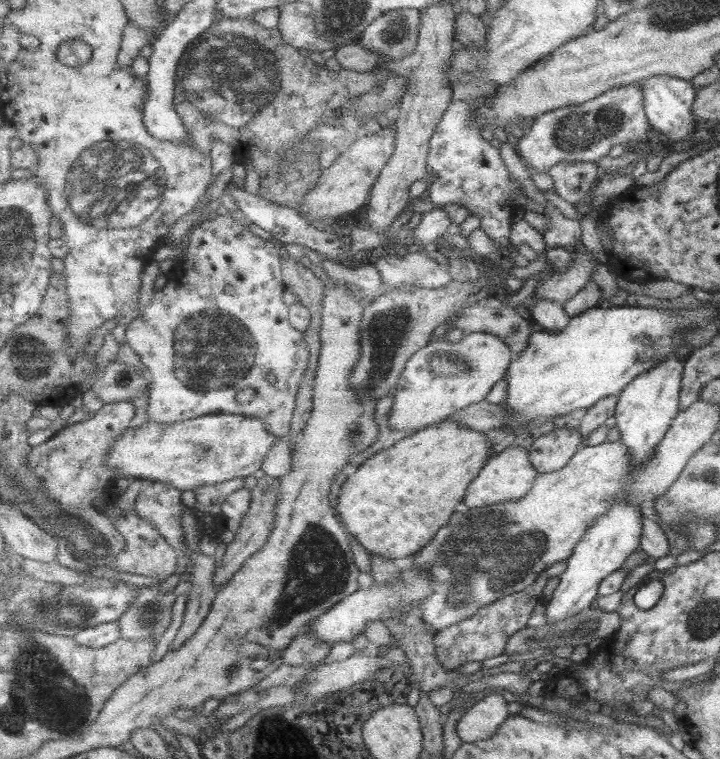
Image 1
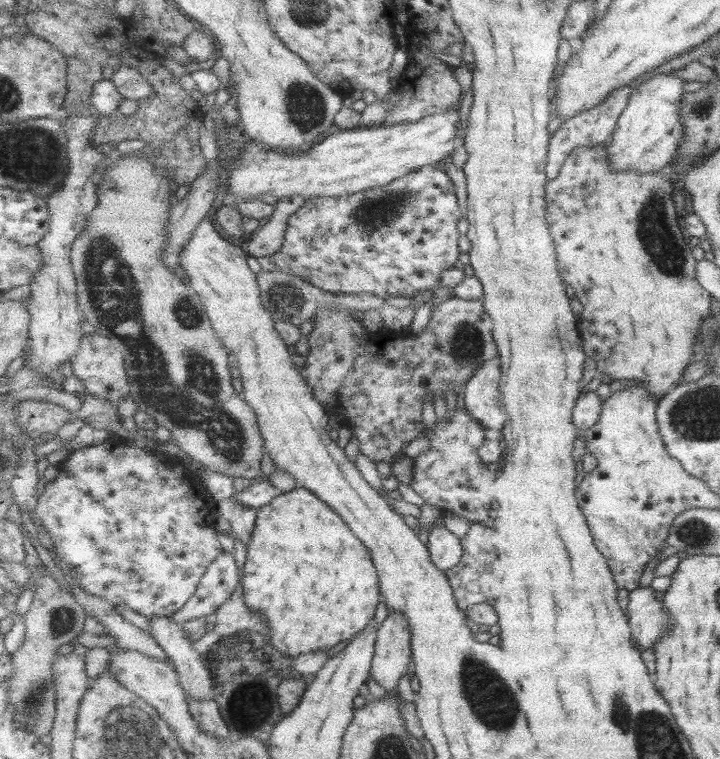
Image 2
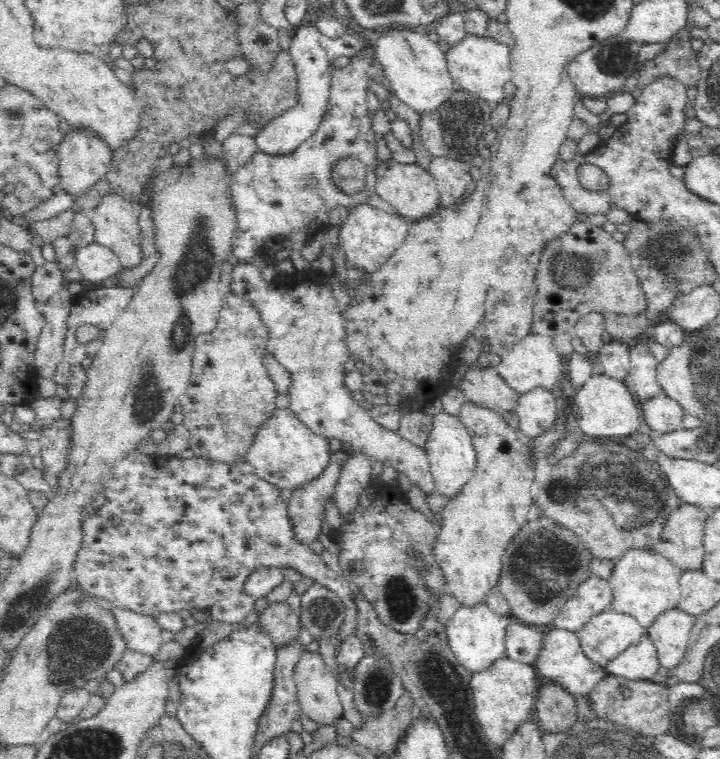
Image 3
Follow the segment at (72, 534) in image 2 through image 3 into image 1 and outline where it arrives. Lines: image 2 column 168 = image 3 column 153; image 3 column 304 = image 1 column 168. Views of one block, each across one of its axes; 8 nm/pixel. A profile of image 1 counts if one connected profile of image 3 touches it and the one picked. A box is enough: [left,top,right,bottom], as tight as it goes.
[112,509,179,581]

